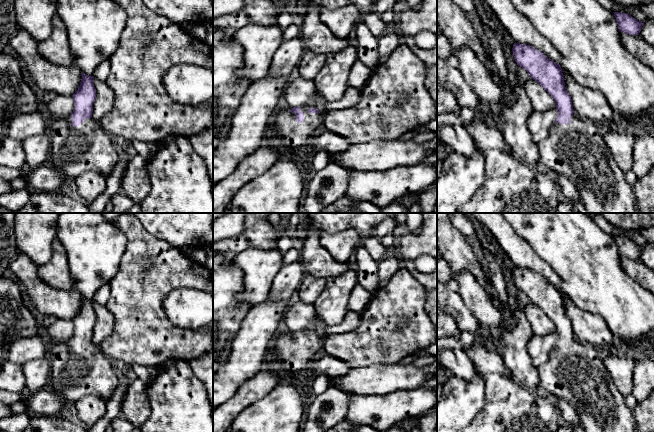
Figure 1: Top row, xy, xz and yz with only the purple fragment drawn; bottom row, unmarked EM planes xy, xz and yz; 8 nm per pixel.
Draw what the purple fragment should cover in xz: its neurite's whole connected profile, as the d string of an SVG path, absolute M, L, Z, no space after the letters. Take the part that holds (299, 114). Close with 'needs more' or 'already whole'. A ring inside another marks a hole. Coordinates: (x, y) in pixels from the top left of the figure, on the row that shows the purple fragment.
M310 101L302 107L291 108L290 111L277 110L273 115L273 124L277 128L277 137L281 139L281 148L284 154L299 154L309 145L310 138L323 131L323 117L316 108L314 101Z; needs more

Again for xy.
M81 74L82 79L78 90L72 95L74 110L66 117L55 118L47 128L51 142L51 152L48 163L58 170L66 179L78 178L87 171L96 171L108 177L123 156L114 146L110 134L92 119L93 103L96 99L93 76Z; needs more

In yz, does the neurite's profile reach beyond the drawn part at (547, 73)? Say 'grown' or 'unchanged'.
grown

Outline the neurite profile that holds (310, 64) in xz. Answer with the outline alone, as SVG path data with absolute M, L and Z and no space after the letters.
M305 50L297 64L300 78L313 80L326 62L326 55Z

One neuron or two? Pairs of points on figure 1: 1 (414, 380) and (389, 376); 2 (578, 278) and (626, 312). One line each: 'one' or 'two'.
1: one
2: one

